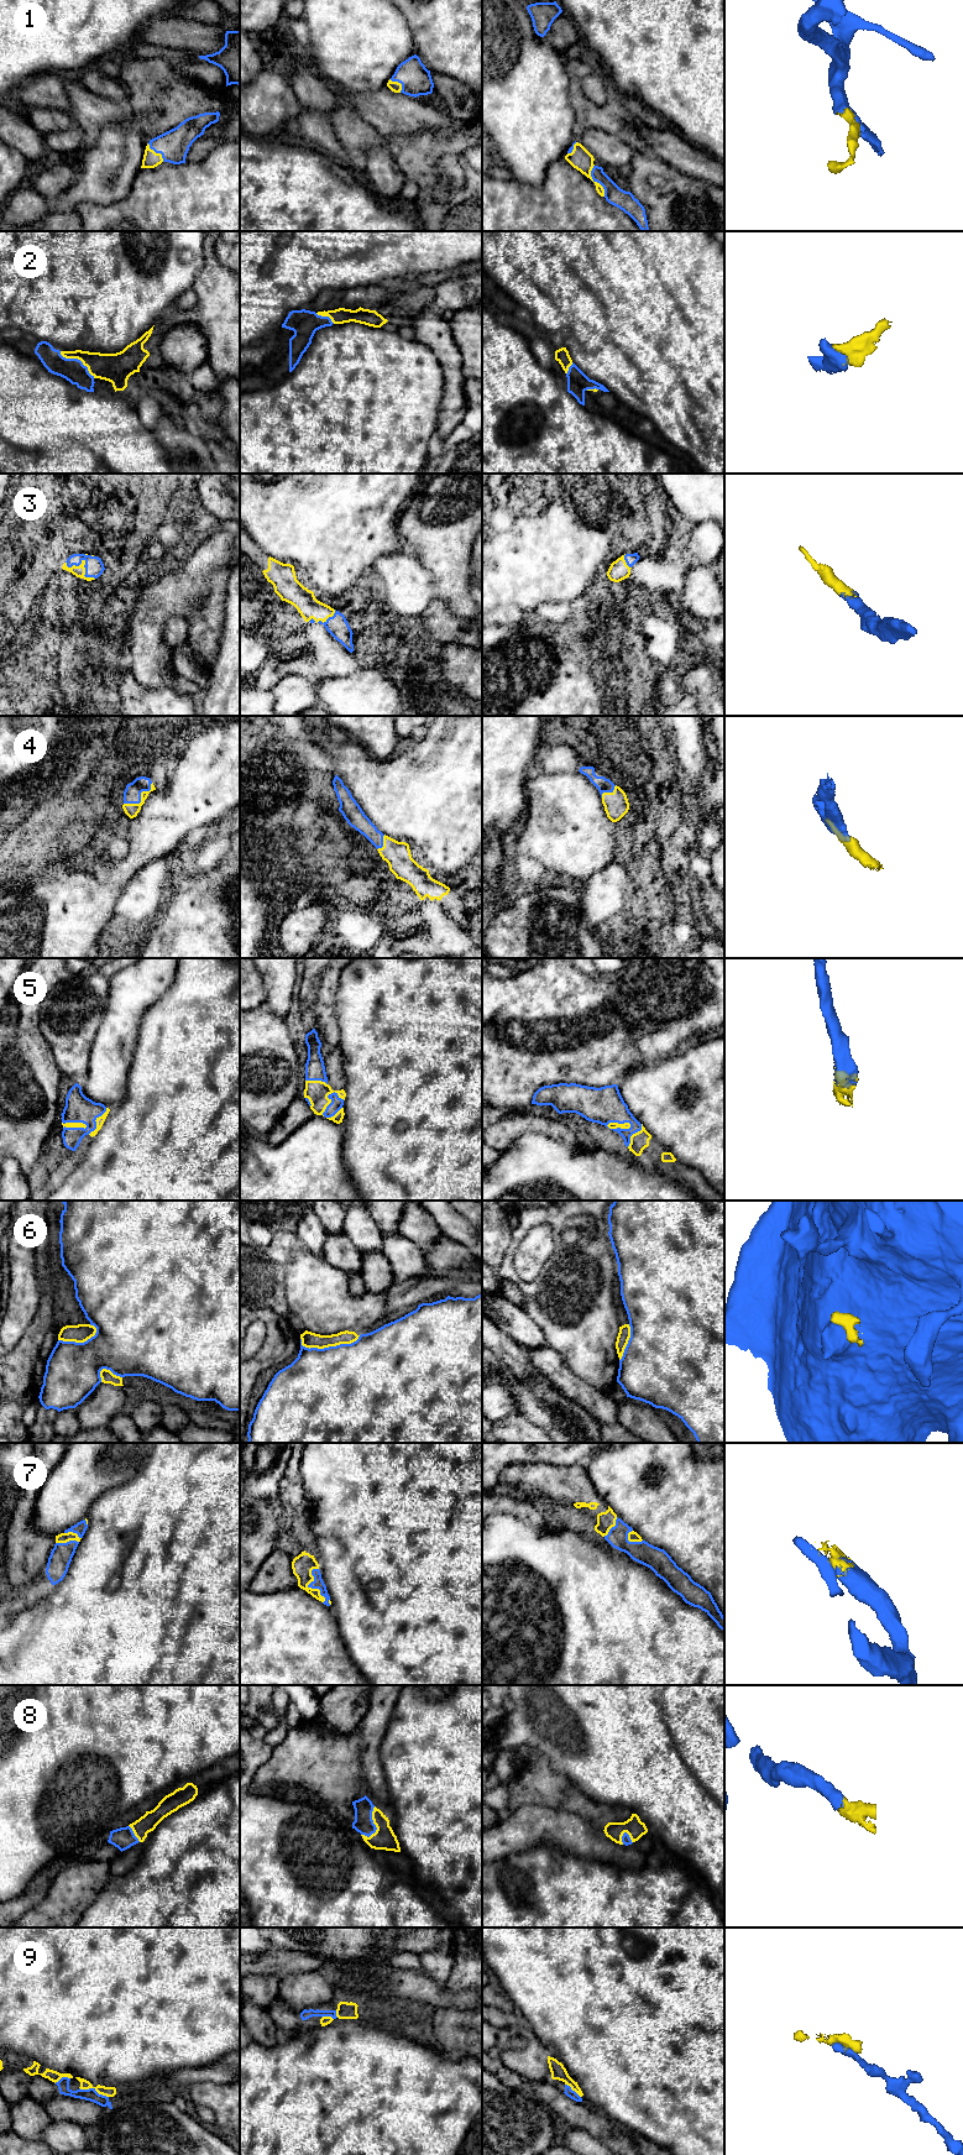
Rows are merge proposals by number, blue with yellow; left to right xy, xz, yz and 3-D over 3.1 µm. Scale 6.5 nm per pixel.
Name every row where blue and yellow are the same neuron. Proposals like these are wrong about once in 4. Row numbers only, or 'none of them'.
1, 2, 3, 4, 5, 7, 8, 9

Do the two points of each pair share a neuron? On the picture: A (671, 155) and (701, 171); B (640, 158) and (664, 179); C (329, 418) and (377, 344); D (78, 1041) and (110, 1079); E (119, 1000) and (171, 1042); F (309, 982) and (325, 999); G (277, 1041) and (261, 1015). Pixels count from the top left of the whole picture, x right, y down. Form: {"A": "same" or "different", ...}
{"A": "same", "B": "same", "C": "same", "D": "different", "E": "different", "F": "different", "G": "same"}

